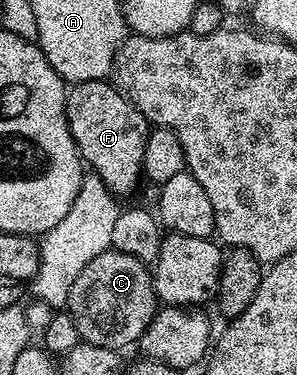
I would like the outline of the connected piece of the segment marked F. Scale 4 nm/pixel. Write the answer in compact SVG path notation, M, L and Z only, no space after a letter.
M92 80L91 82L79 82L68 89L65 97L65 113L73 141L77 144L77 151L81 153L82 161L88 167L89 164L93 167L90 168L92 175L103 178L105 185L118 198L124 198L128 192L135 191L137 183L142 183L143 180L145 170L143 154L151 131L151 125L143 118L141 111L123 93L117 91L112 83L105 80Z

